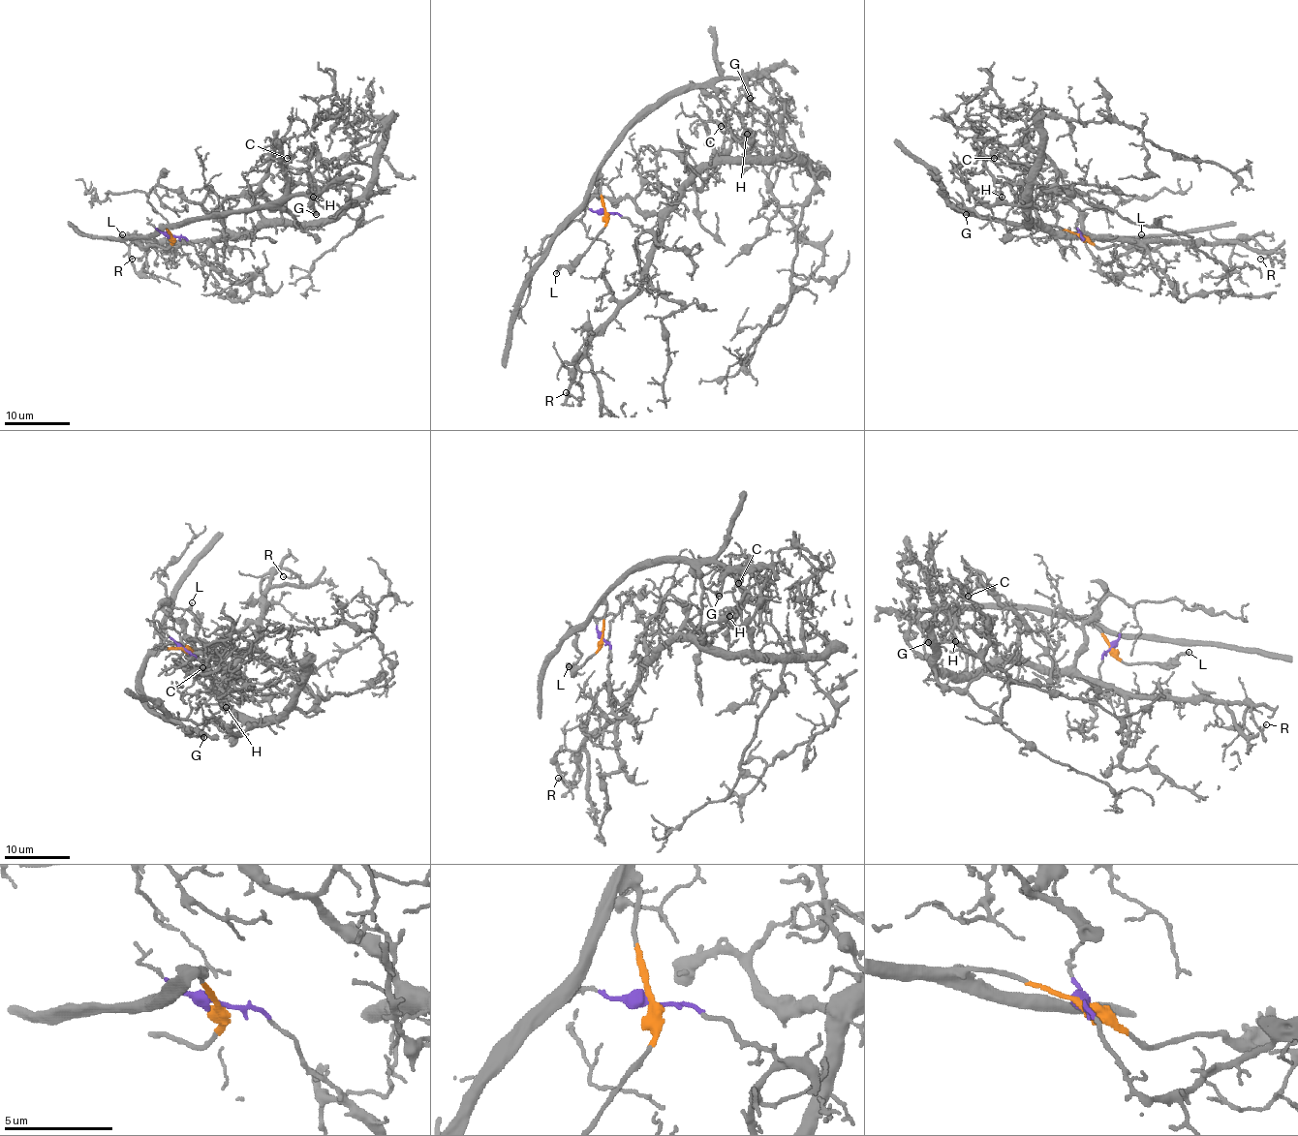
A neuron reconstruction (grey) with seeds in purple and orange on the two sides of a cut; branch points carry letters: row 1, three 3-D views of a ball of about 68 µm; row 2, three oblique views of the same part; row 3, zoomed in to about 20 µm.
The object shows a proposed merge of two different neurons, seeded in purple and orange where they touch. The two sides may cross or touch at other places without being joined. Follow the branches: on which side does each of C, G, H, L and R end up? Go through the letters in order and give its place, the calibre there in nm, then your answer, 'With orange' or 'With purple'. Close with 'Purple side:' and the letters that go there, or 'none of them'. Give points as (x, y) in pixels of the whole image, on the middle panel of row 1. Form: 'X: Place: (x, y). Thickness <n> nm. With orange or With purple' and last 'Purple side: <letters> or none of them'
C: Place: (721, 126). Thickness 110 nm. With purple
G: Place: (750, 98). Thickness 380 nm. With orange
H: Place: (747, 134). Thickness 170 nm. With purple
L: Place: (556, 273). Thickness 180 nm. With orange
R: Place: (566, 392). Thickness 100 nm. With purple
Purple side: C, H, R

